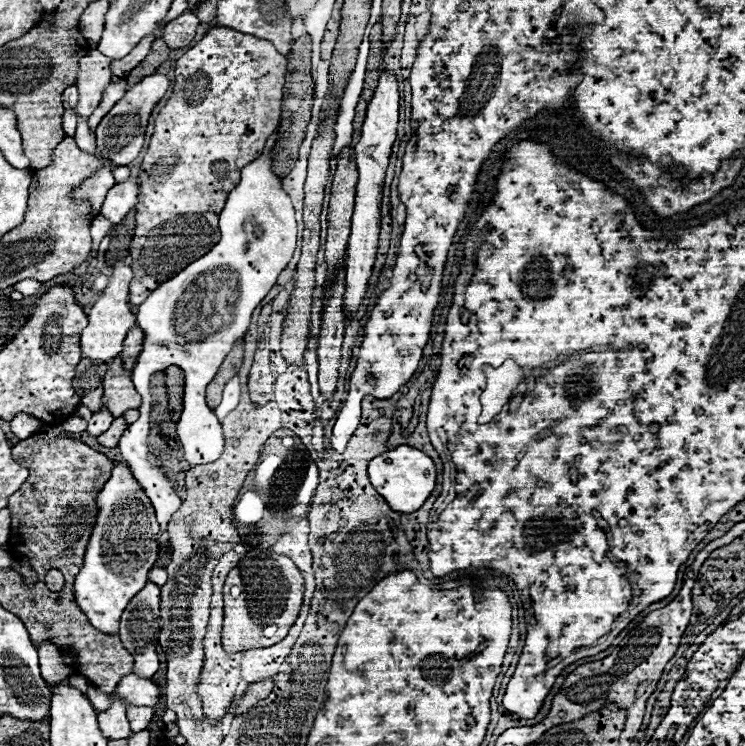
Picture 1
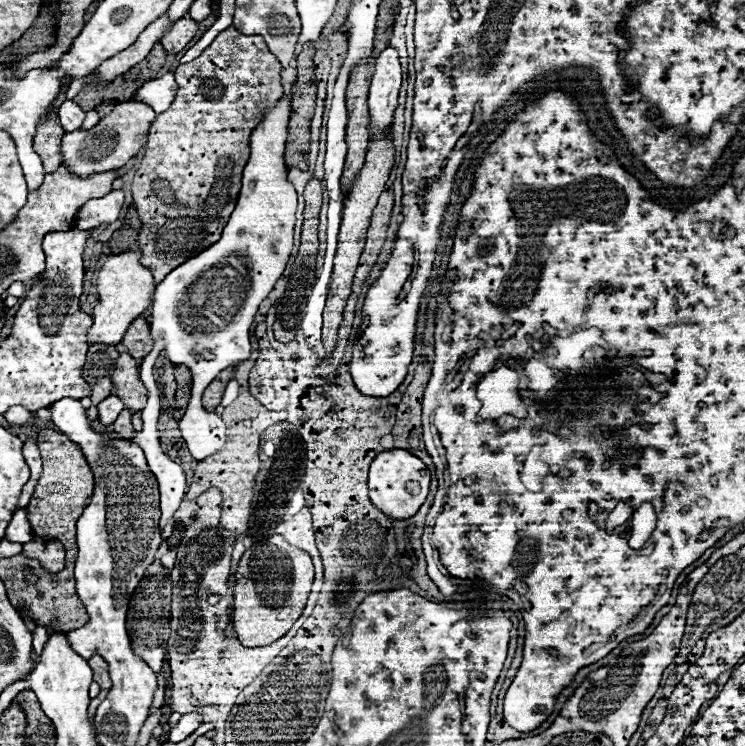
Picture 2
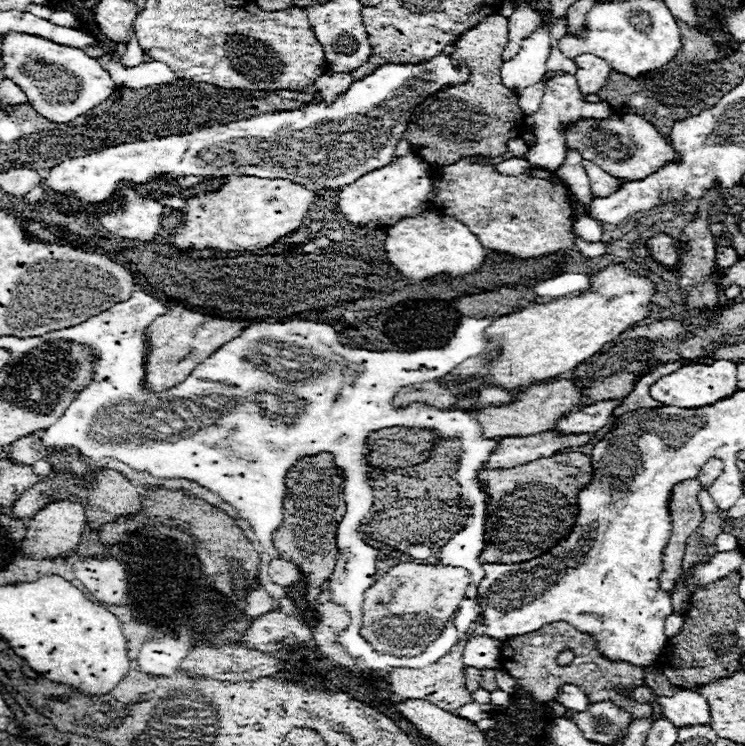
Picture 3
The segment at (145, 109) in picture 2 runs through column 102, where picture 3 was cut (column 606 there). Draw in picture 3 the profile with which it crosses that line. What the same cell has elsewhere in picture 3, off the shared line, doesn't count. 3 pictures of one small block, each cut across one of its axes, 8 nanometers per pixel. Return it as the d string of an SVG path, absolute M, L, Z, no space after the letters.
M612 114L608 118L590 118L590 120L576 120L572 126L566 128L566 148L578 150L586 160L596 162L614 178L634 182L642 180L648 174L654 174L664 162L676 160L674 148L666 142L666 138L644 118L636 114Z

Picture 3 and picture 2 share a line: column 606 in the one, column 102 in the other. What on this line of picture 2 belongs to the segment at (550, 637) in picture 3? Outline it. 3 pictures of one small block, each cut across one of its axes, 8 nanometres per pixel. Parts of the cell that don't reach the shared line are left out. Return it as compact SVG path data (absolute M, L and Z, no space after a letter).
M92 656L90 658L90 666L92 666L92 670L94 670L94 682L98 682L100 684L100 694L90 702L90 706L88 706L88 714L90 714L90 720L92 720L92 716L96 714L96 708L98 708L98 704L106 698L106 694L108 694L108 690L110 690L110 676L108 676L108 664L100 658L100 656Z

